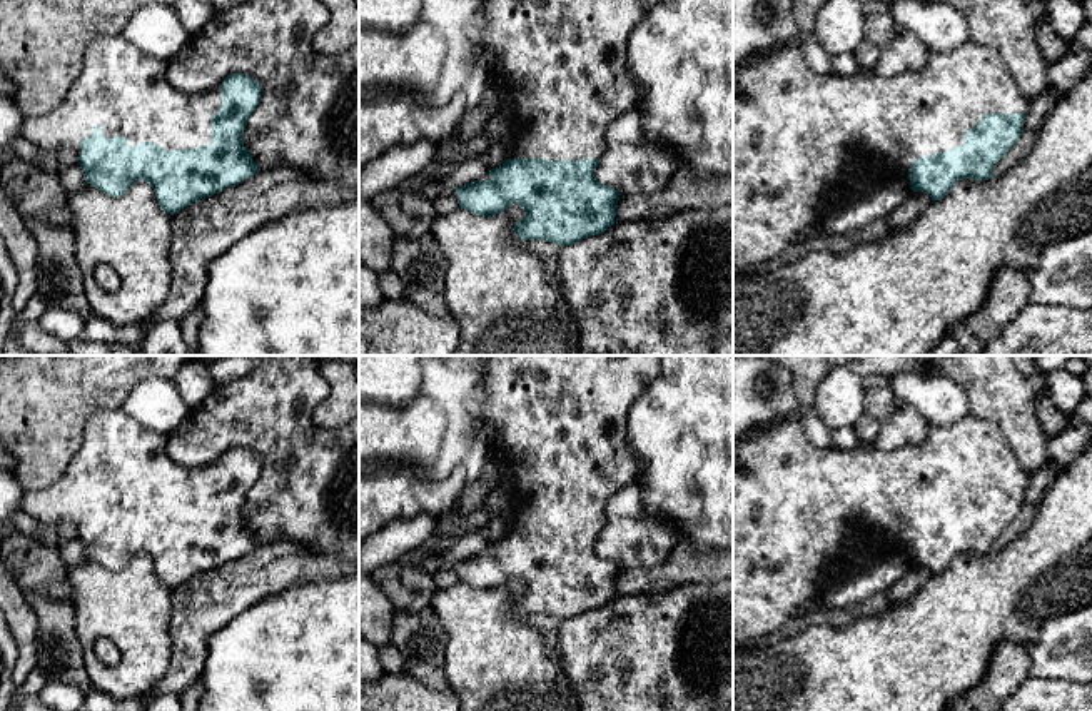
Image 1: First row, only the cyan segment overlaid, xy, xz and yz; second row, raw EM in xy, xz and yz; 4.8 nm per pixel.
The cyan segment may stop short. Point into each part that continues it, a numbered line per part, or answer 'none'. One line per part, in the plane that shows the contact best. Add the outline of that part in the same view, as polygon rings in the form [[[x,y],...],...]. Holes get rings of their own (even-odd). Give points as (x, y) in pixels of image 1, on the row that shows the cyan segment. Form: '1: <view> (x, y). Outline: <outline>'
1: xy (122, 89). Outline: [[[122,35],[95,37],[85,48],[83,68],[62,103],[42,117],[28,117],[22,124],[22,137],[38,149],[60,150],[70,147],[80,155],[80,140],[92,137],[95,125],[102,135],[124,137],[129,145],[159,144],[164,150],[195,150],[212,142],[212,115],[219,110],[222,85],[187,95],[170,87],[167,63],[150,57]]]

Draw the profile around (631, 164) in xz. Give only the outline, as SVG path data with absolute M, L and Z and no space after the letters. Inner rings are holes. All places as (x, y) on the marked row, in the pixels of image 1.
M638 108L619 115L606 130L606 152L594 177L619 194L653 194L661 190L683 167L668 145L643 137L643 115Z

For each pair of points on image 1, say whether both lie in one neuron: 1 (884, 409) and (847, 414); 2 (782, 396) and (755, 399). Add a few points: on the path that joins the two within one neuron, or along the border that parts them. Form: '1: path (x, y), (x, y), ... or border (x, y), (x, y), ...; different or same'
1: border (865, 389), (862, 414), (854, 426); different
2: path (775, 396), (762, 396); same

